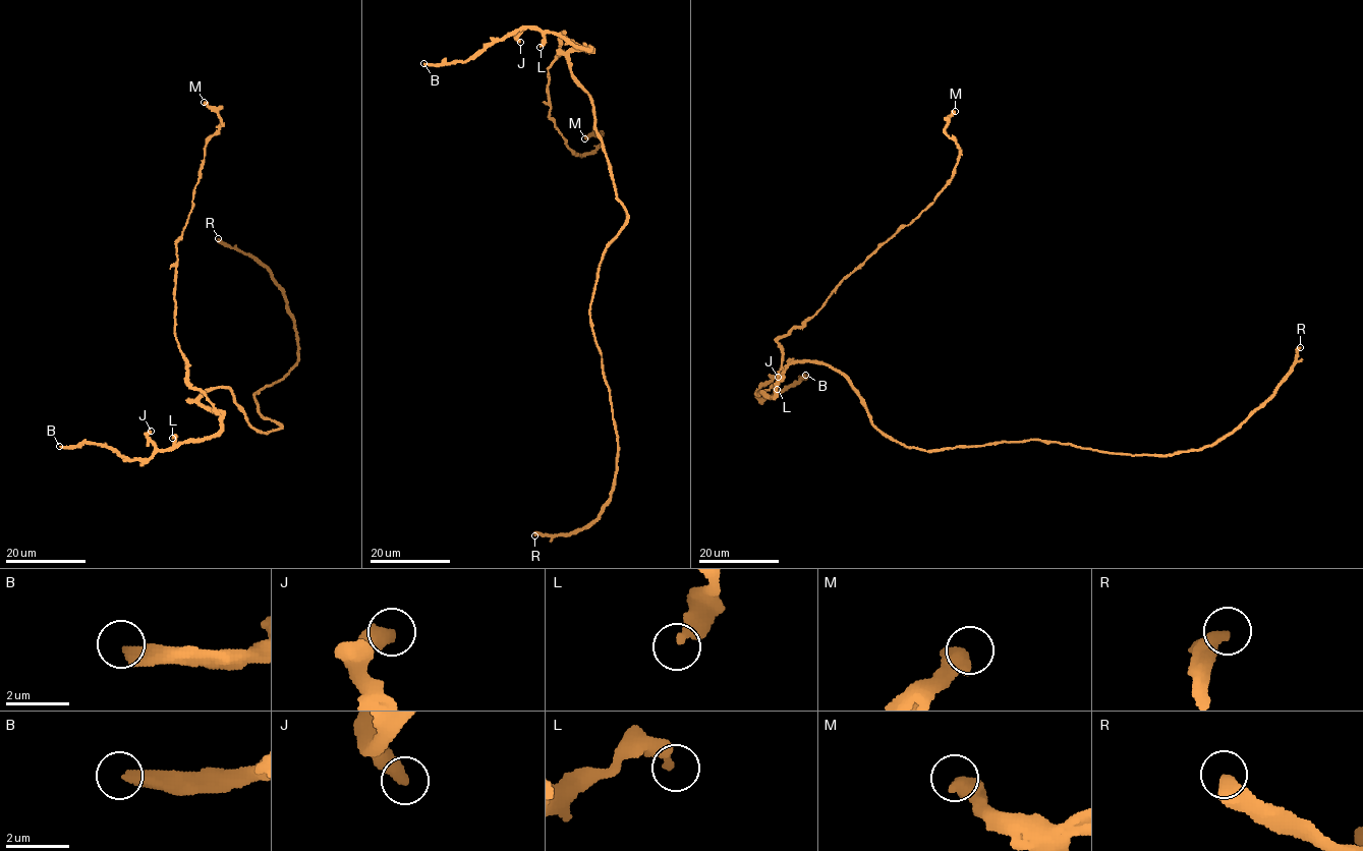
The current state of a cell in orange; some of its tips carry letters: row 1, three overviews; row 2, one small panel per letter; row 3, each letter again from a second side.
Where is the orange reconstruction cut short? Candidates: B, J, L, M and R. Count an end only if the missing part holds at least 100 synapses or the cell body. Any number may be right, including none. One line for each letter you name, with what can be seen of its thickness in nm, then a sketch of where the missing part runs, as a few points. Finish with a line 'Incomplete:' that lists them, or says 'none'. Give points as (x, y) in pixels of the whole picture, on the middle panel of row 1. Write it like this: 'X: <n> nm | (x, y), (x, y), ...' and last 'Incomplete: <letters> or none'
B: 400 nm
R: 420 nm | (534, 535), (521, 539), (540, 545), (534, 549), (518, 541), (520, 531), (538, 523), (548, 466)
Incomplete: B, R

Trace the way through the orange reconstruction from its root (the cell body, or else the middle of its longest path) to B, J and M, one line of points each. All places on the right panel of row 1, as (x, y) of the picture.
B: (868, 413), (841, 373), (811, 361), (790, 363), (774, 396), (756, 394), (768, 398), (805, 375)
J: (868, 413), (846, 379), (828, 366), (792, 362), (776, 394), (757, 394), (778, 377)
M: (868, 413), (828, 366), (792, 362), (780, 381), (777, 341), (934, 202), (959, 155), (945, 131), (955, 111)

